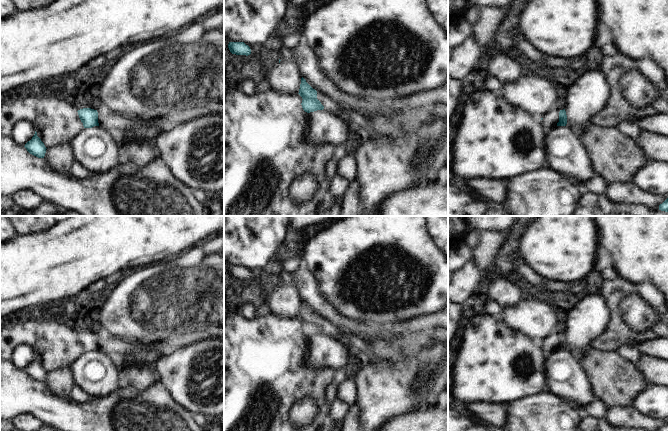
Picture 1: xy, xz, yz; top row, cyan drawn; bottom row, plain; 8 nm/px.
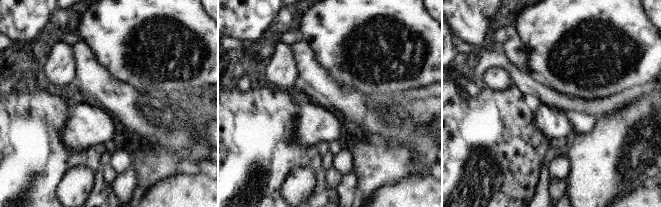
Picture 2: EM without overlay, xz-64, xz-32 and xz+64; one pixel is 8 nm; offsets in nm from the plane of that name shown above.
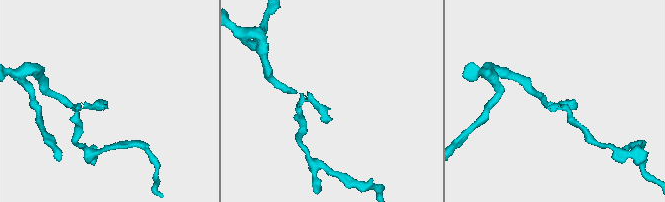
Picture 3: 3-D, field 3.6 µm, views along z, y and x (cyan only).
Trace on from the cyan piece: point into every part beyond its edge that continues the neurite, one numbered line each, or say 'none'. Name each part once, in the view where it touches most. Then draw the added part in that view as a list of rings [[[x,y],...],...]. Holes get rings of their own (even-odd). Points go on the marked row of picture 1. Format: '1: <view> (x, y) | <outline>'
1: xz (329, 106) | [[[317,92],[317,99],[324,106],[324,109],[326,111],[331,112],[333,114],[337,114],[339,117],[341,117],[344,120],[346,124],[348,124],[349,121],[352,120],[357,125],[359,125],[361,128],[365,129],[368,132],[370,138],[379,137],[379,135],[374,131],[372,124],[366,121],[365,119],[363,119],[358,114],[348,113],[345,111],[339,110],[329,98],[325,97],[323,94],[319,92]]]

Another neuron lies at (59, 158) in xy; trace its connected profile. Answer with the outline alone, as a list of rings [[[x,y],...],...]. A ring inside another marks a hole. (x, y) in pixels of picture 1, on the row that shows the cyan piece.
[[[68,143],[47,148],[43,159],[53,171],[62,174],[68,174],[70,166],[74,162]]]

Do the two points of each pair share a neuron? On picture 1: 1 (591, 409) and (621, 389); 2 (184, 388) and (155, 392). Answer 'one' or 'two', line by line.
1: two
2: two

